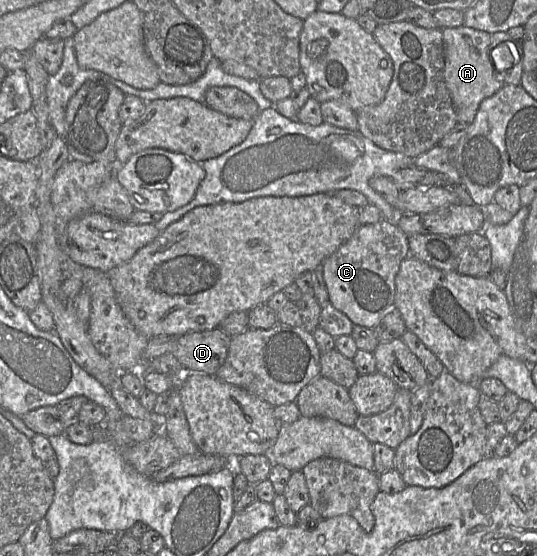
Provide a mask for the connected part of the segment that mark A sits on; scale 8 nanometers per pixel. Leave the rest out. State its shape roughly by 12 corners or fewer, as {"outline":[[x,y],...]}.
{"outline":[[442,29],[444,82],[459,123],[504,86],[491,35]]}

